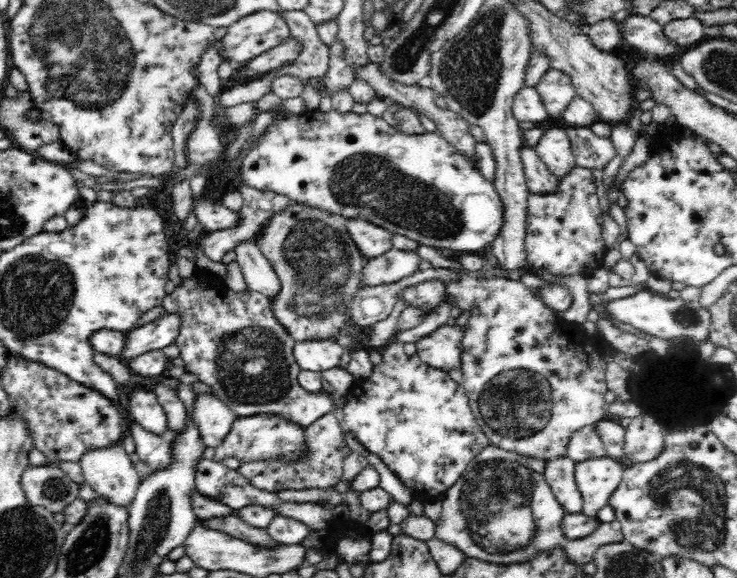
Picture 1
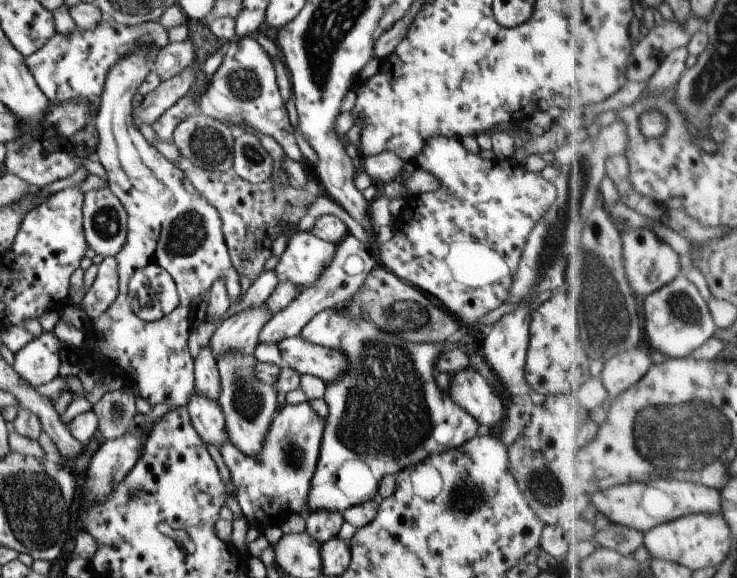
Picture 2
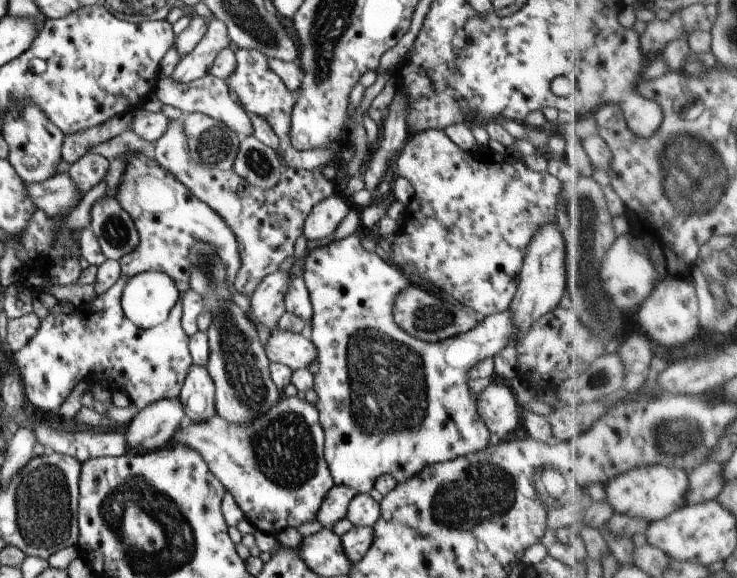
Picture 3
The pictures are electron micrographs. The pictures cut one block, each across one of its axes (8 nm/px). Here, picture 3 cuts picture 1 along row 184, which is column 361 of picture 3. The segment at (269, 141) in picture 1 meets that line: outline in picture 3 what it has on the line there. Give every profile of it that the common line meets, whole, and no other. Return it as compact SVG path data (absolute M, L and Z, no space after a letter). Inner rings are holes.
M360 234L348 235L345 238L330 241L323 246L317 246L308 251L304 258L302 279L308 292L312 315L310 320L310 333L308 339L314 344L317 351L317 374L312 378L312 389L317 395L315 408L318 412L318 421L324 434L323 456L335 486L350 488L356 494L368 494L373 488L375 479L381 475L392 476L397 483L402 483L409 477L415 476L430 464L440 463L456 456L479 452L488 445L490 432L483 424L476 411L476 394L467 389L466 381L469 379L466 372L478 361L485 357L493 358L509 342L514 340L514 326L510 322L508 310L485 317L467 332L446 338L437 342L428 343L403 332L392 319L393 299L405 287L411 285L406 276L391 262L385 262L373 251L368 253L360 245Z

